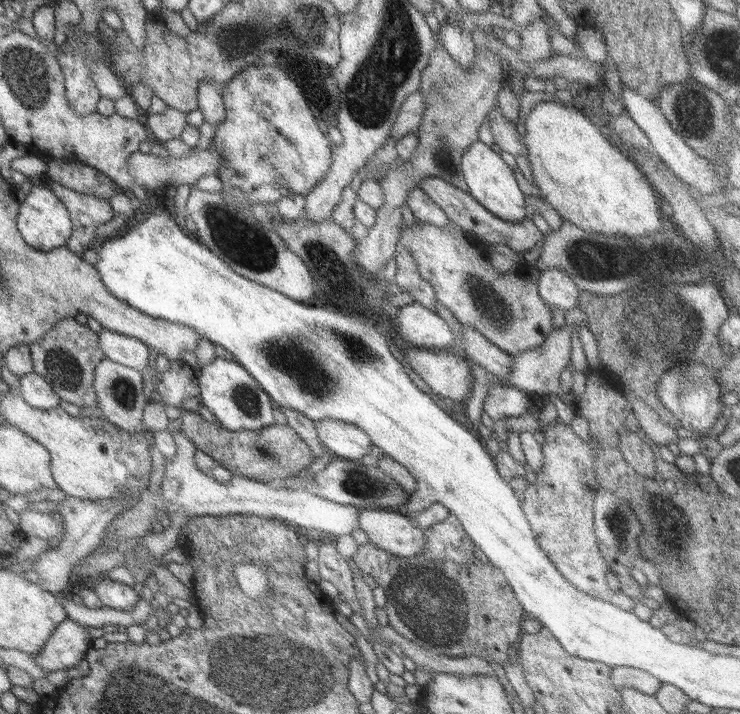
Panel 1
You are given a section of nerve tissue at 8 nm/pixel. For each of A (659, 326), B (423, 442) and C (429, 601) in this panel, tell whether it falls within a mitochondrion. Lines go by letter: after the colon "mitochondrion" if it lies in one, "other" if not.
A: mitochondrion
B: other
C: mitochondrion

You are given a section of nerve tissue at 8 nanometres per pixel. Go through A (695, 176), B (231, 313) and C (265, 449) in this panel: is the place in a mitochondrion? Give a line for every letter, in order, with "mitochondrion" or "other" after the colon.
A: other
B: other
C: mitochondrion

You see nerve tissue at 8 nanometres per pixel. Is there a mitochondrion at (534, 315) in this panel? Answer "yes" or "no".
no

